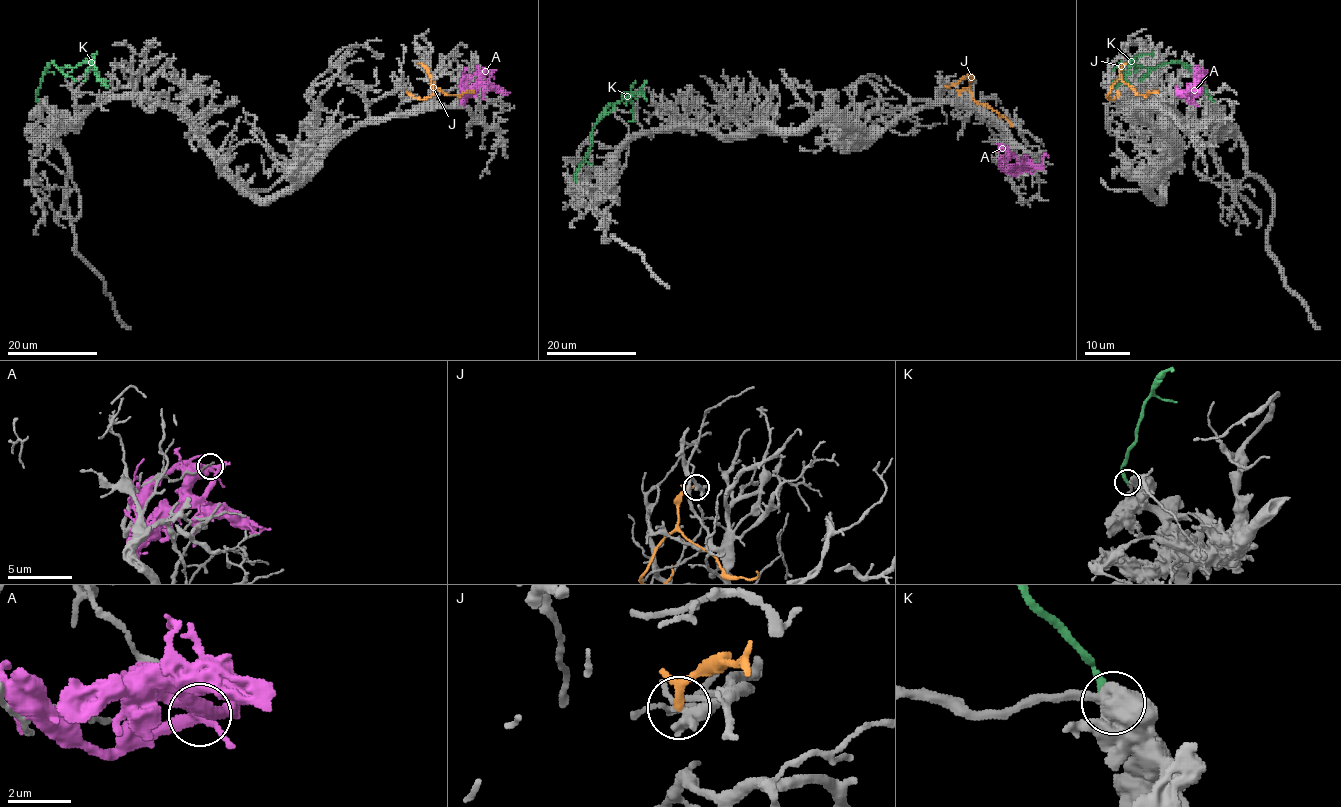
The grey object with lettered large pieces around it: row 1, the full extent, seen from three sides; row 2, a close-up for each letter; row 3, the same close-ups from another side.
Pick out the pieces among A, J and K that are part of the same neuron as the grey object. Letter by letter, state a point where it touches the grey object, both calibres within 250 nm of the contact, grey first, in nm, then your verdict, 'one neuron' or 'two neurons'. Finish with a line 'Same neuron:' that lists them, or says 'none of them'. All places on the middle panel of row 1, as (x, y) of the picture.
A: contact (1027, 169); calibres 160 and 360 nm; two neurons
J: contact (959, 94); calibres 340 and 180 nm; two neurons
K: contact (576, 181); calibres 240 and 280 nm; one neuron
Same neuron: K

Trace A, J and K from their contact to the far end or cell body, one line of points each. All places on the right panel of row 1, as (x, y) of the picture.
A: (1201, 71), (1205, 72), (1188, 93), (1182, 93), (1176, 86)
J: (1126, 63), (1119, 68), (1119, 76), (1135, 92), (1140, 95), (1157, 92)
K: (1212, 101), (1195, 75), (1180, 62), (1154, 68), (1135, 67), (1131, 62), (1121, 82), (1112, 80)

